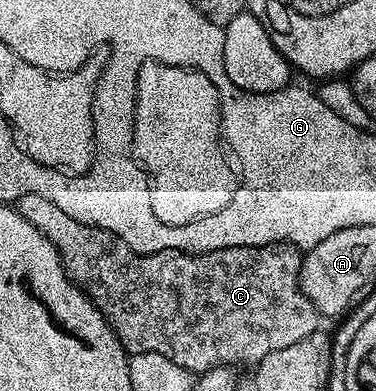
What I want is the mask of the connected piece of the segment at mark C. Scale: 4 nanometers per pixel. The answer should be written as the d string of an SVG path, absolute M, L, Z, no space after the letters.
M25 195L17 202L17 208L22 217L29 219L29 223L33 223L33 227L37 227L37 231L41 231L41 235L45 235L49 239L49 243L53 243L53 247L57 247L57 251L61 255L63 270L86 293L87 298L101 311L101 315L105 315L105 319L113 327L117 339L128 354L157 352L165 355L165 359L173 359L173 363L185 367L192 375L200 375L209 372L211 368L254 366L261 359L265 359L265 355L273 355L273 351L281 351L284 347L290 347L292 343L298 343L299 340L305 339L305 335L313 335L320 328L319 313L313 307L313 303L309 303L307 296L299 289L299 272L303 262L303 253L296 245L290 243L255 244L253 247L225 247L221 251L209 251L208 253L182 253L176 249L166 249L160 253L135 253L117 235L113 235L101 227L77 223L77 219L65 215L65 211L61 211L61 207L57 207L55 203L49 203L49 199L45 199L41 195Z

